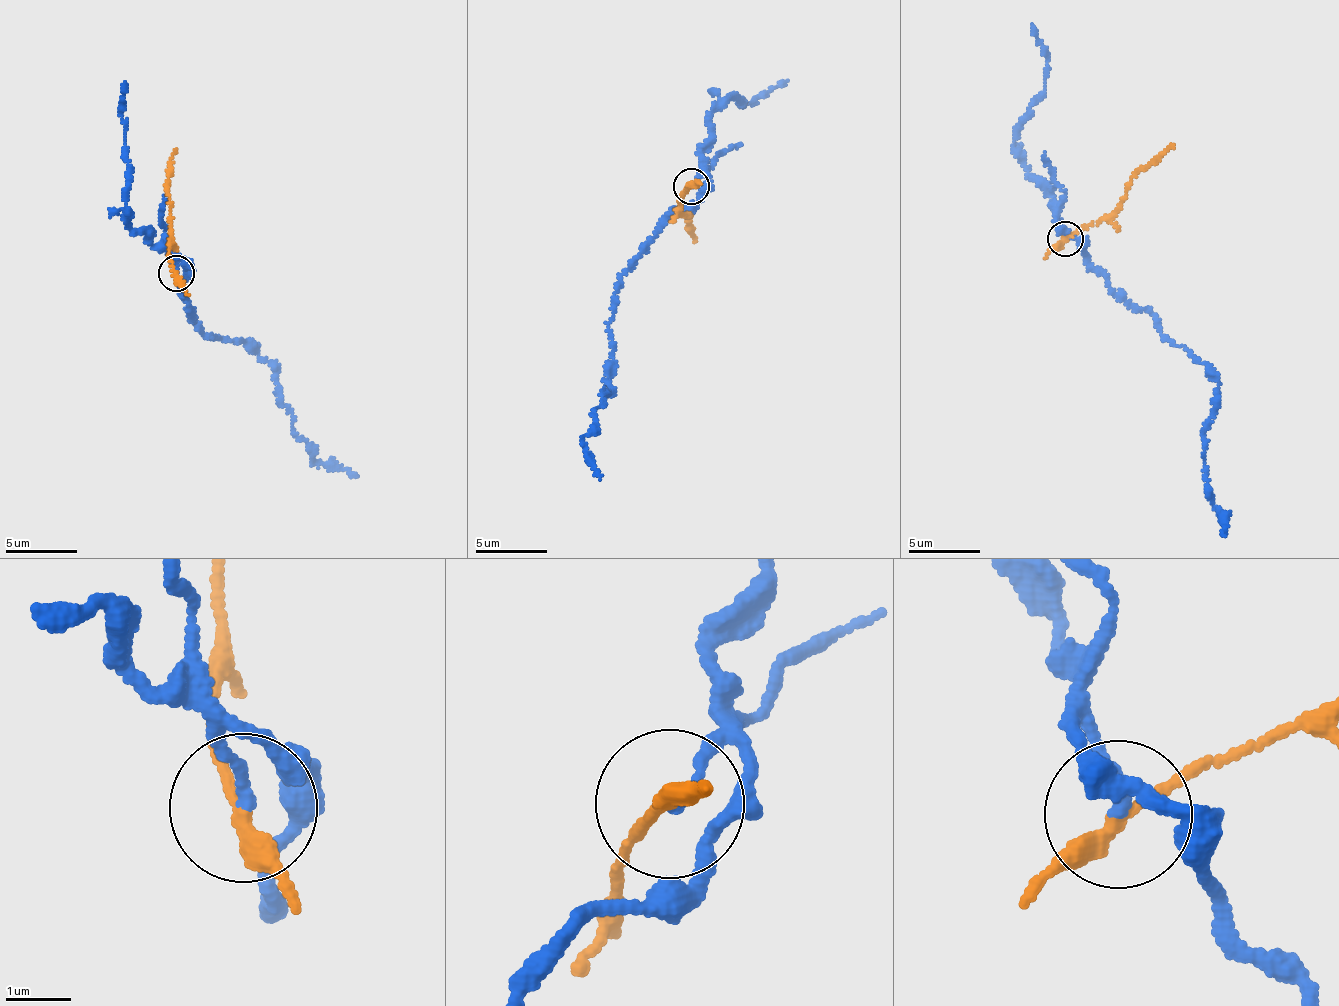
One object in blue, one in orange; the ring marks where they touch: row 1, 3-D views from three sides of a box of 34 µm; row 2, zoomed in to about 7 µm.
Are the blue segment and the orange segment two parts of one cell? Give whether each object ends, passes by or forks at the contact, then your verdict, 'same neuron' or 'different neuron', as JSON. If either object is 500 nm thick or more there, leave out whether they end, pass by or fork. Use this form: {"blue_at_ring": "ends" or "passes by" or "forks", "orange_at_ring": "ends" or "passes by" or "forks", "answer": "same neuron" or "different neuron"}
{"blue_at_ring": "ends", "orange_at_ring": "passes by", "answer": "different neuron"}

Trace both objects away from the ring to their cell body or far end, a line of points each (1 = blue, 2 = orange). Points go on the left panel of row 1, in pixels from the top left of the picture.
1: (177, 272), (186, 267), (191, 321), (207, 335), (245, 340), (274, 368), (292, 433), (313, 461), (357, 476)
2: (177, 272), (170, 259), (169, 230), (169, 195), (176, 149)

